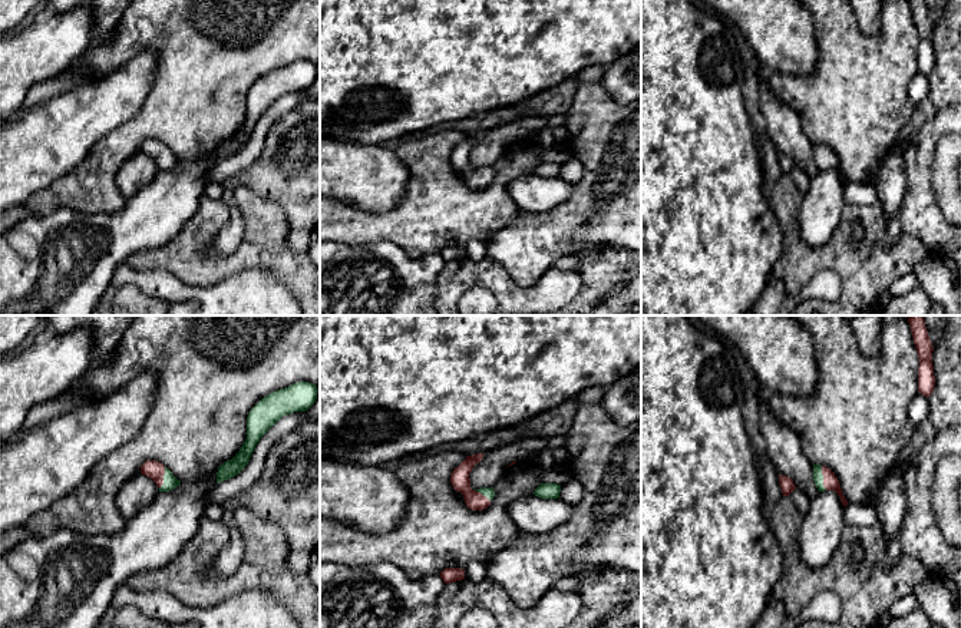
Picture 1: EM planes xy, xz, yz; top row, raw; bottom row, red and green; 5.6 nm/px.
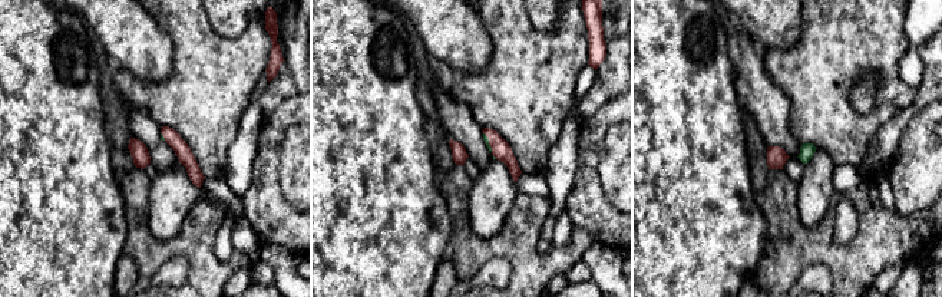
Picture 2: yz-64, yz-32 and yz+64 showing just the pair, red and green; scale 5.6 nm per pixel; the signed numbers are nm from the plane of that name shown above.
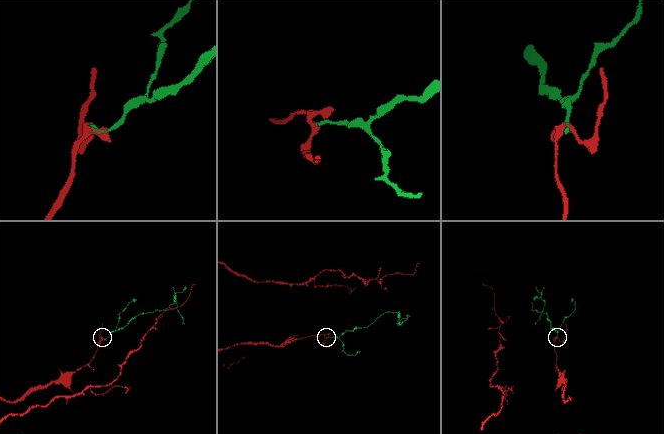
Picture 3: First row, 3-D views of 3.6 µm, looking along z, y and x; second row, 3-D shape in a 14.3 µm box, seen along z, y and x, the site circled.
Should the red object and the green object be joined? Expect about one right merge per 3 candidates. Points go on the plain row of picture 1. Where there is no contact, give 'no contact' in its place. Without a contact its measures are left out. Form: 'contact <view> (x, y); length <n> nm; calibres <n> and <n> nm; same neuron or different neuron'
contact yz (824, 156); length 150 nm; calibres 90 and 60 nm; same neuron

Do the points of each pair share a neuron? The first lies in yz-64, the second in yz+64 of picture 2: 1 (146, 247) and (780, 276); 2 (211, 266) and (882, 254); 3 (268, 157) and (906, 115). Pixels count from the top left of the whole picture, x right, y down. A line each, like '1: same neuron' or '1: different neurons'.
1: same neuron
2: same neuron
3: different neurons

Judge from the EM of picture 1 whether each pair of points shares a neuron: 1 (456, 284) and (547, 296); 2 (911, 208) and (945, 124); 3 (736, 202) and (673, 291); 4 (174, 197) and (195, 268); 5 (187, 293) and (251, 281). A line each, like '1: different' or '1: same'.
1: same
2: same
3: same
4: different
5: same

